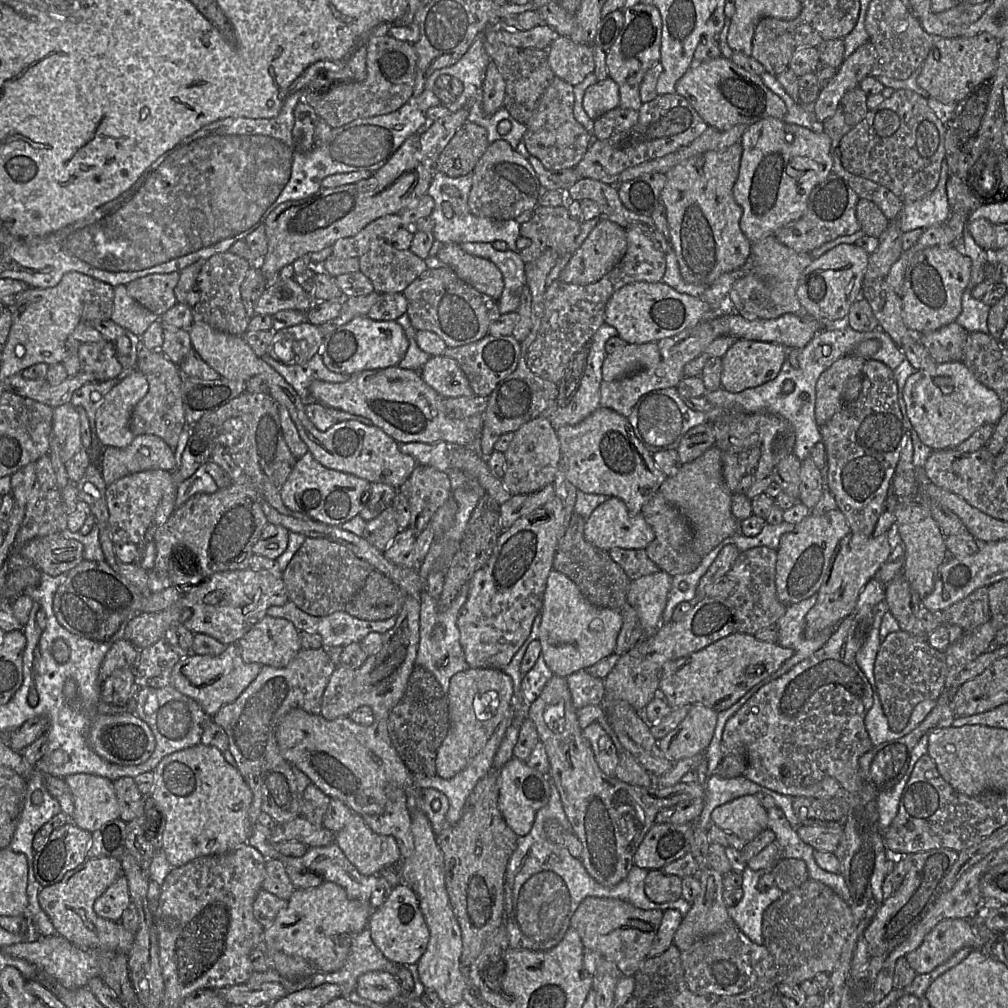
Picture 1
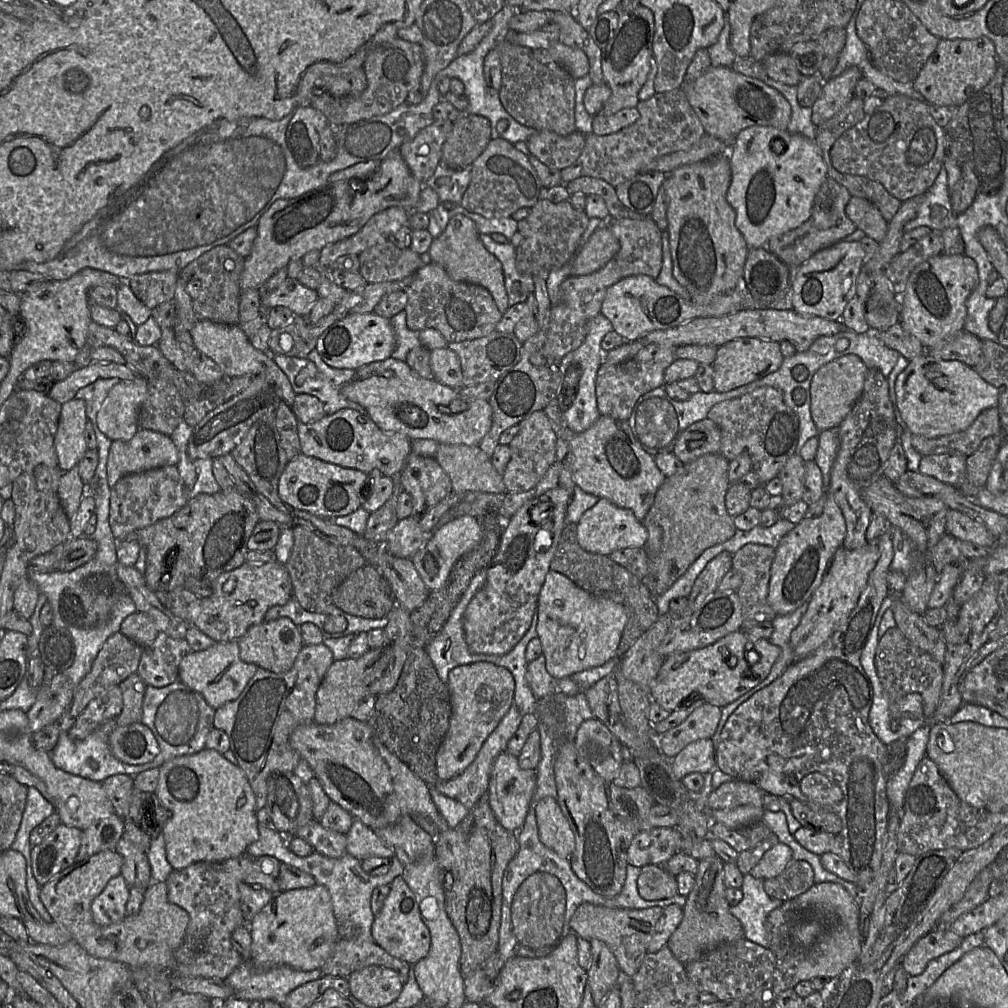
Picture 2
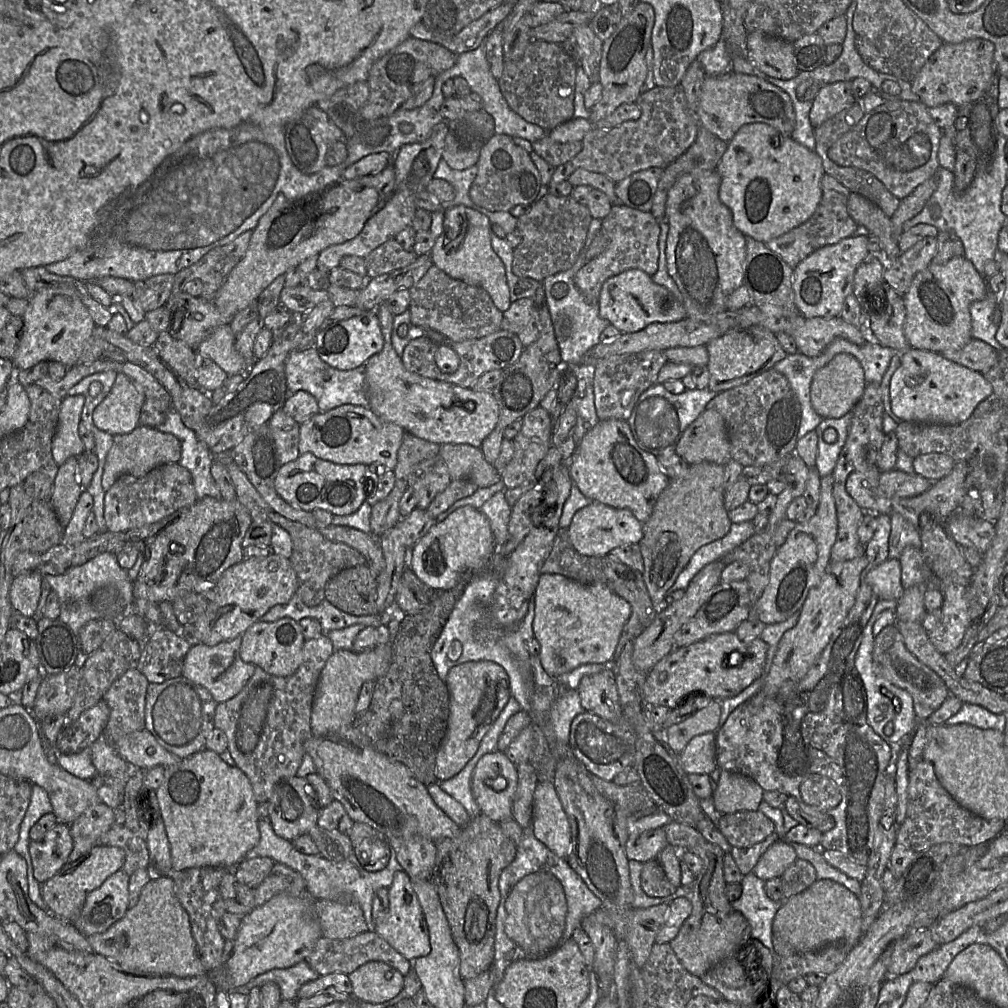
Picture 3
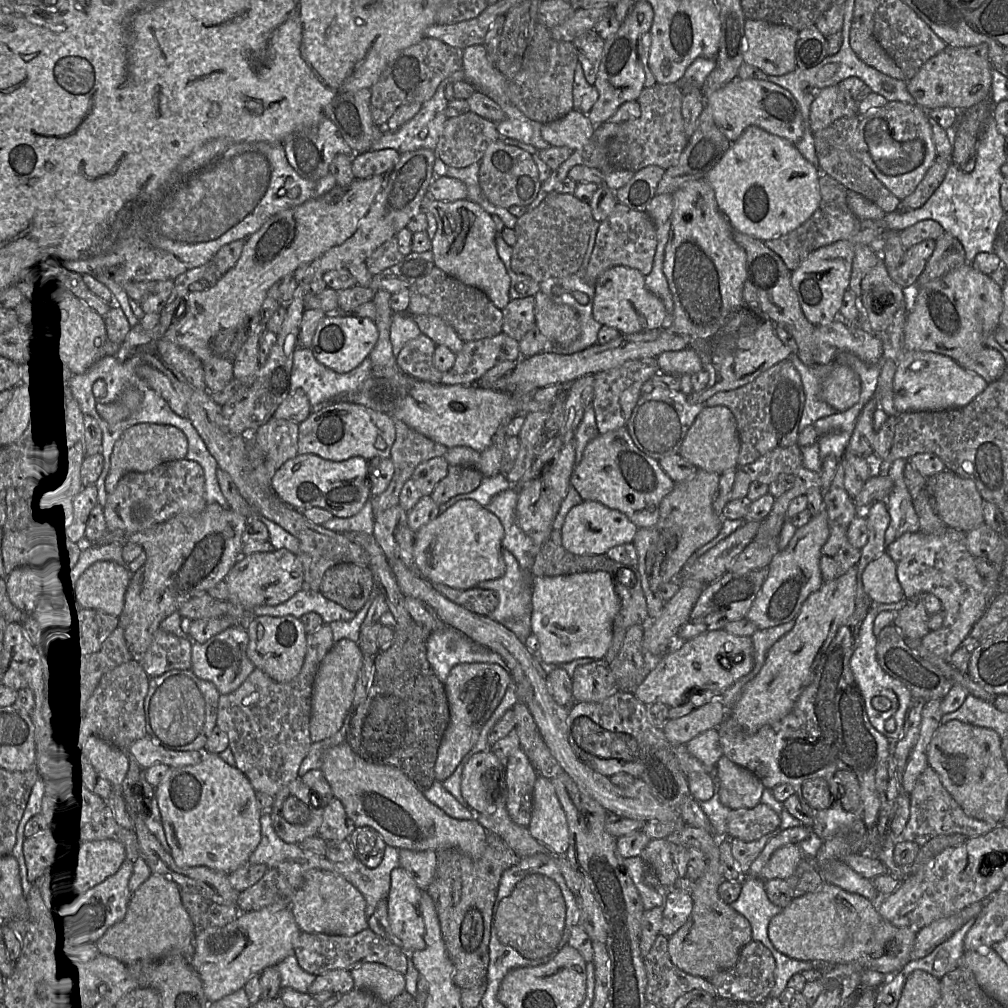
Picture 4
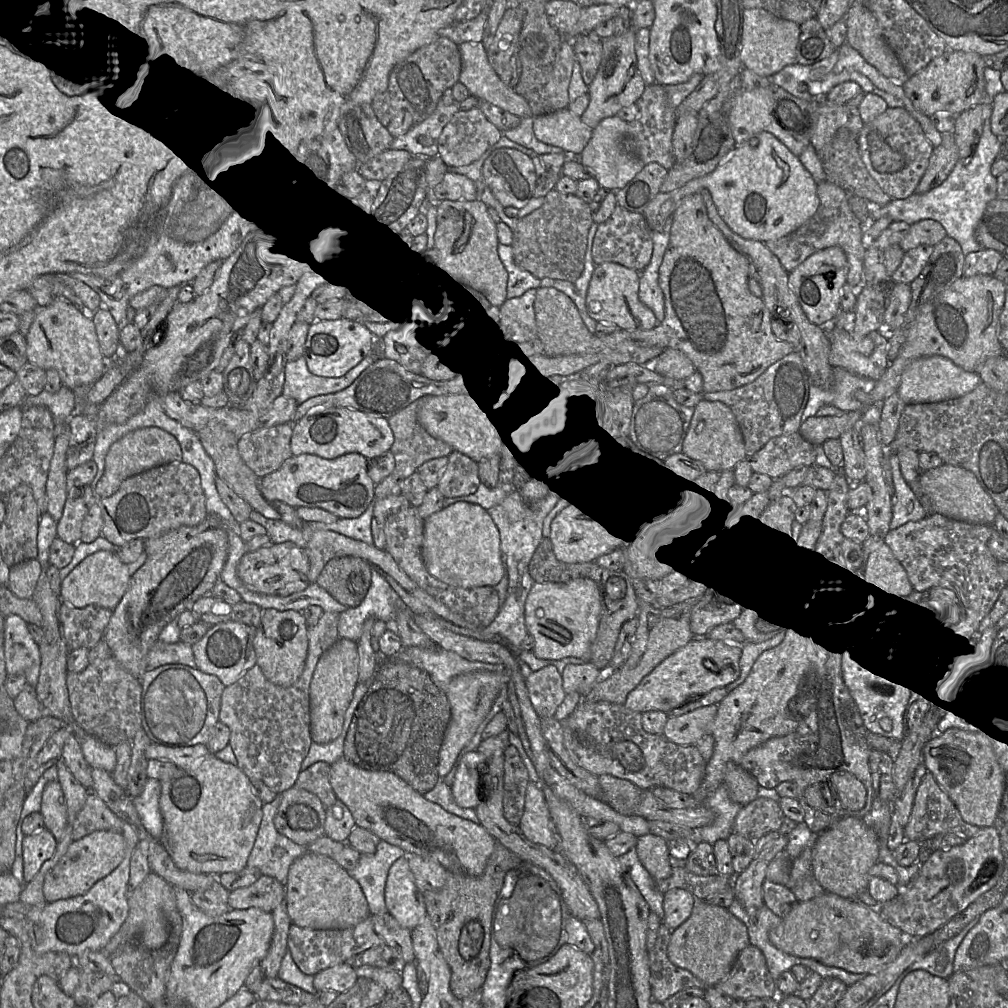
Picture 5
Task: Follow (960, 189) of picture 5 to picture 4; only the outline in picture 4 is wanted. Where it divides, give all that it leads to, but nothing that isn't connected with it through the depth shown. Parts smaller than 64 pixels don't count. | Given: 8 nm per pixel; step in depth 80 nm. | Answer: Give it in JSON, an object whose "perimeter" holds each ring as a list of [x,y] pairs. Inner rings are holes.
{"perimeter":[[[992,114],[987,120],[985,132],[979,138],[973,170],[965,172],[952,163],[940,186],[922,207],[907,212],[896,210],[886,213],[882,220],[883,230],[903,231],[919,221],[934,220],[946,233],[959,240],[967,263],[972,263],[978,253],[993,252],[1006,215],[1000,205],[1000,187],[1004,179],[1000,168],[1006,164],[1004,143],[1005,137],[998,132]]]}

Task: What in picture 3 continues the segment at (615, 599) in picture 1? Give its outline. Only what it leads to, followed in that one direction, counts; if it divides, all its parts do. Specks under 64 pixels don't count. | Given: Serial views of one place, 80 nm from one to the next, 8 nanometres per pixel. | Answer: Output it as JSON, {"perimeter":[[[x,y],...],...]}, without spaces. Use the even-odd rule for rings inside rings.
{"perimeter":[[[559,528],[553,541],[552,549],[544,560],[540,572],[541,574],[563,575],[582,585],[591,585],[598,582],[605,583],[616,595],[630,605],[630,617],[623,627],[612,662],[617,661],[625,644],[628,641],[634,641],[652,623],[658,613],[658,610],[652,605],[640,572],[618,562],[609,555],[584,556],[579,554],[569,540],[567,528]]]}

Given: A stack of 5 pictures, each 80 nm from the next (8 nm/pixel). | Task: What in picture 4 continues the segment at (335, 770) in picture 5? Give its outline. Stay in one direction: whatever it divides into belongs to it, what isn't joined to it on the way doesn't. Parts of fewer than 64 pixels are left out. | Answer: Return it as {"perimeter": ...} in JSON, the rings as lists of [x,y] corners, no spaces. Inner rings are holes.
{"perimeter":[[[345,741],[323,752],[321,770],[355,825],[373,828],[387,845],[415,851],[453,847],[472,859],[482,857],[488,831],[478,819],[459,820],[449,816],[430,802],[400,769],[364,760]]]}

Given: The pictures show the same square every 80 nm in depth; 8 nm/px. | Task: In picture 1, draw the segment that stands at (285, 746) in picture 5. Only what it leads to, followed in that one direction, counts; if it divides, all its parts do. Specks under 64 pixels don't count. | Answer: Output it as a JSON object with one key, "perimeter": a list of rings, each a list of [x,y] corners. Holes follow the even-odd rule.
{"perimeter":[[[325,647],[302,648],[285,667],[262,666],[256,679],[238,699],[223,706],[212,718],[227,733],[229,750],[235,757],[237,769],[253,793],[253,801],[248,810],[252,826],[258,823],[262,812],[262,786],[266,775],[273,768],[287,762],[280,754],[276,741],[277,725],[294,708],[301,708],[310,714],[320,714],[322,697],[336,666]]]}

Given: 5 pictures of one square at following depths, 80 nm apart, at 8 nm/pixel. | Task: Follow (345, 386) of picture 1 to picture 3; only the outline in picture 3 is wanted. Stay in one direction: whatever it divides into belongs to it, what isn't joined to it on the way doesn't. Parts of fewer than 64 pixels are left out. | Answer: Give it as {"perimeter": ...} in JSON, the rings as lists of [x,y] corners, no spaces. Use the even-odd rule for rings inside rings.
{"perimeter":[[[385,303],[380,304],[375,311],[384,338],[383,349],[370,357],[365,363],[366,394],[369,408],[381,419],[397,424],[414,436],[424,440],[442,444],[469,444],[480,448],[484,439],[494,430],[499,418],[499,407],[492,392],[474,391],[471,388],[437,381],[422,377],[407,370],[401,357],[395,352],[392,341],[392,326],[394,315]]]}

